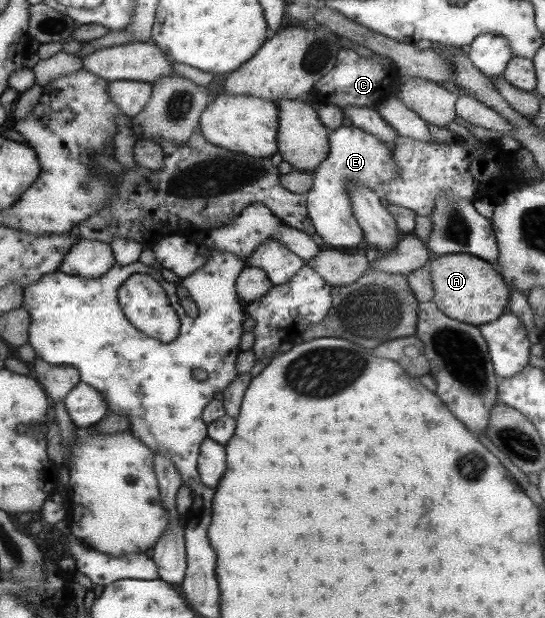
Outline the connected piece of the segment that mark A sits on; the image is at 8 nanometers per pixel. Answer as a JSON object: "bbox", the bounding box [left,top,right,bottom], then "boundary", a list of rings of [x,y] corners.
{"bbox":[428,254,511,327],"boundary":[[[446,254],[435,256],[428,267],[435,293],[433,302],[444,314],[478,327],[494,322],[504,314],[504,308],[511,300],[510,290],[492,263],[471,254]]]}

